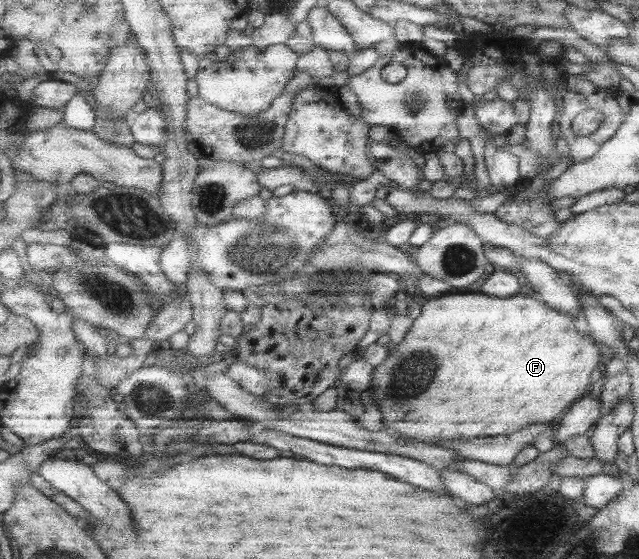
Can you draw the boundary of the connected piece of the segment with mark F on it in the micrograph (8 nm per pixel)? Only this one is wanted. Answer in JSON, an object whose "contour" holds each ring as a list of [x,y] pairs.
{"contour":[[[465,292],[443,294],[438,297],[422,299],[422,308],[419,317],[411,324],[405,337],[390,351],[386,358],[374,369],[370,385],[374,402],[382,410],[384,426],[389,432],[398,432],[406,438],[416,438],[420,442],[450,442],[450,440],[470,440],[478,436],[502,436],[518,432],[522,428],[533,424],[548,424],[556,420],[562,412],[566,412],[577,400],[580,400],[590,386],[590,376],[596,368],[603,368],[608,354],[603,346],[594,342],[581,327],[577,326],[575,318],[569,314],[562,314],[539,298],[528,296],[514,296],[512,298],[494,298],[482,292]]]}

